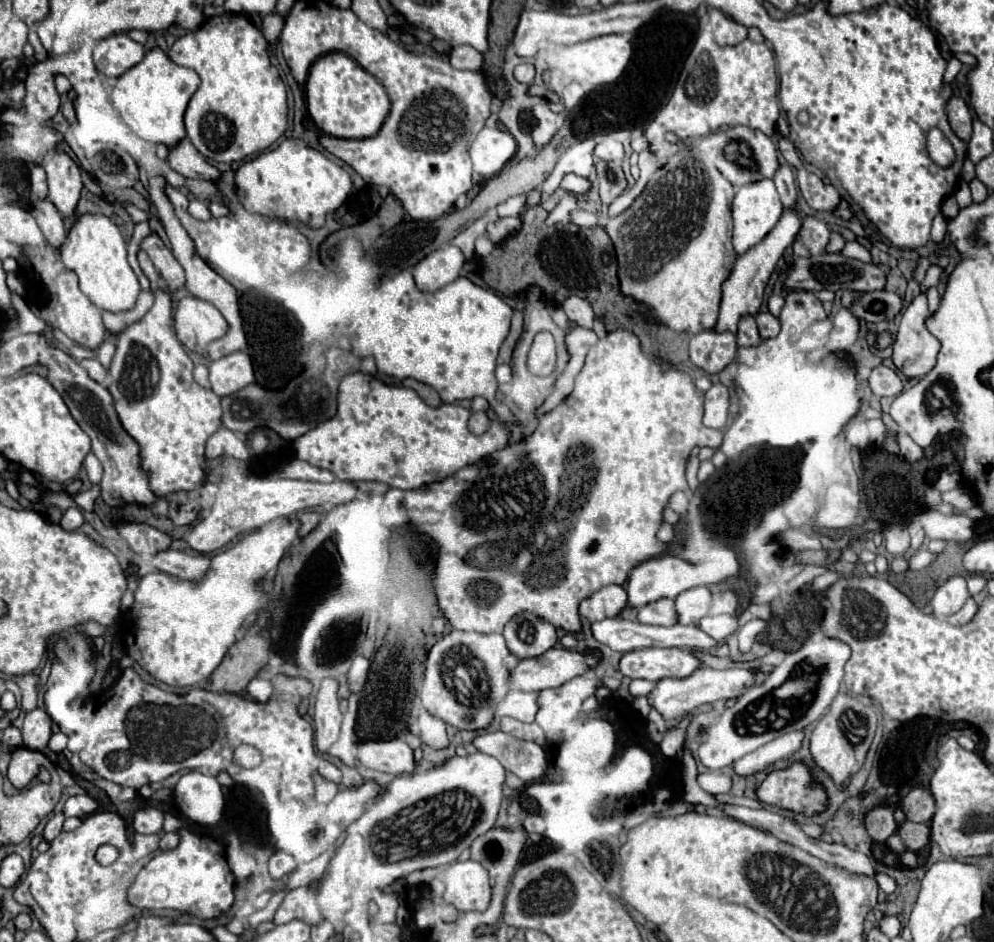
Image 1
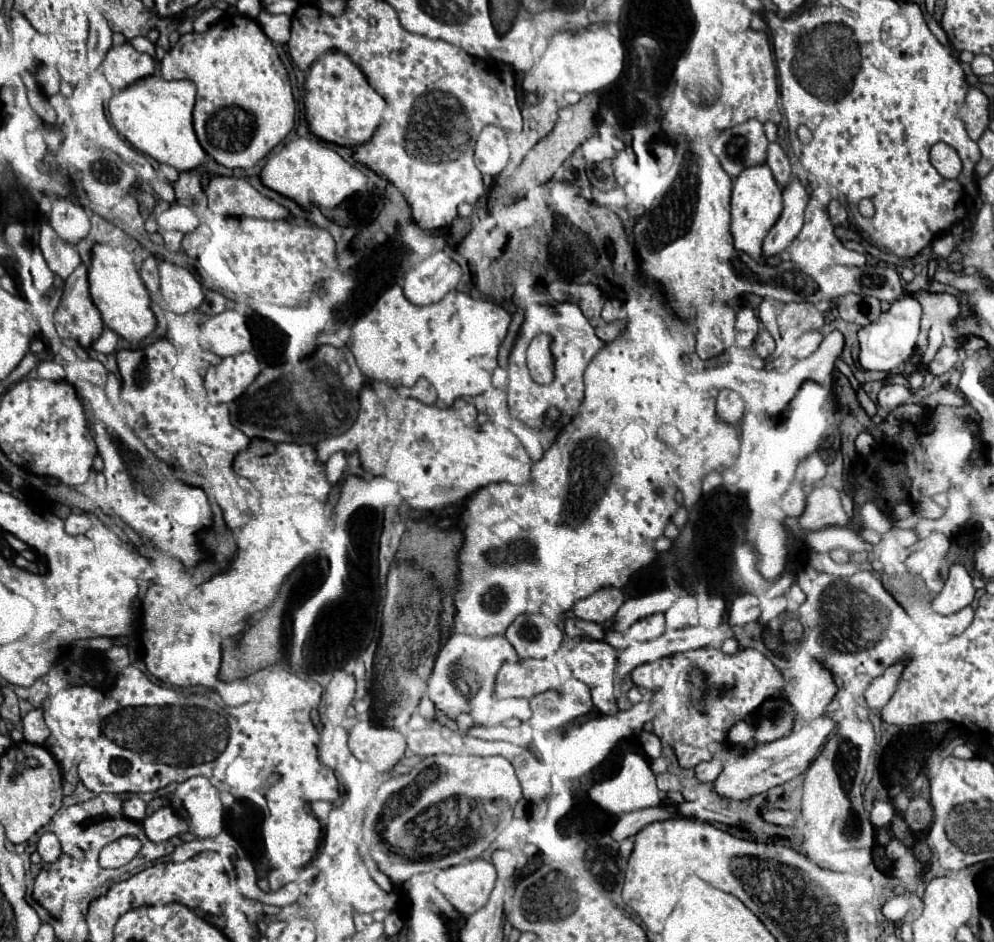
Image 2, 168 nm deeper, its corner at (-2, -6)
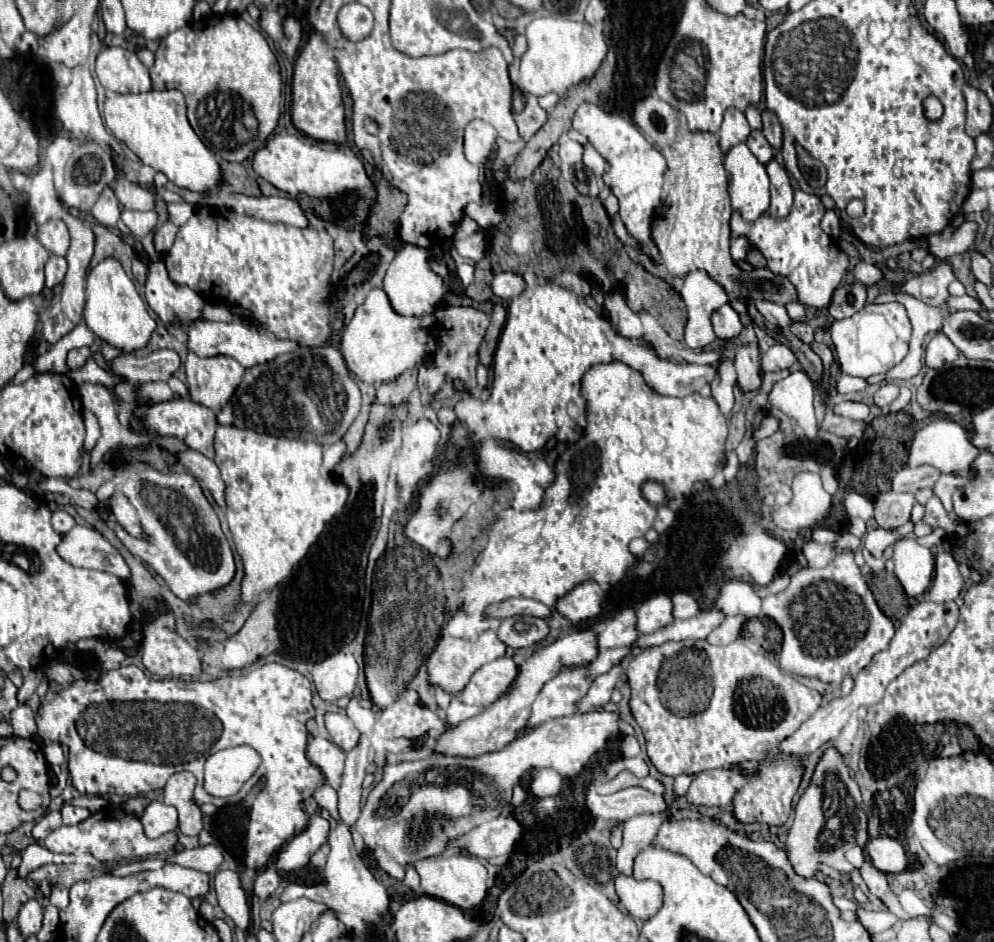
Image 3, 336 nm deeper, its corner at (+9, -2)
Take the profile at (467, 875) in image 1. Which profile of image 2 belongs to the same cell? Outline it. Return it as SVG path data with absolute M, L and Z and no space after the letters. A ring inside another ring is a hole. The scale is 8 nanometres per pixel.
M473 859L441 869L435 887L457 907L459 913L467 917L487 903L495 879L495 869L489 861Z

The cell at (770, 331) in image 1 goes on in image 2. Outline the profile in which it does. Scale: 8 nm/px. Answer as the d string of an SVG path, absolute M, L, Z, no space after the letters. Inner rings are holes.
M767 329L759 331L753 349L755 349L761 357L769 357L769 355L775 351L775 339L773 339L773 335L771 335Z

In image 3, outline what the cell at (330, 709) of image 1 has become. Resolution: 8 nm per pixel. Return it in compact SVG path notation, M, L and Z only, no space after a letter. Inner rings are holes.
M338 651L312 667L312 679L318 695L324 701L338 701L344 695L352 695L356 689L358 663L352 653Z

